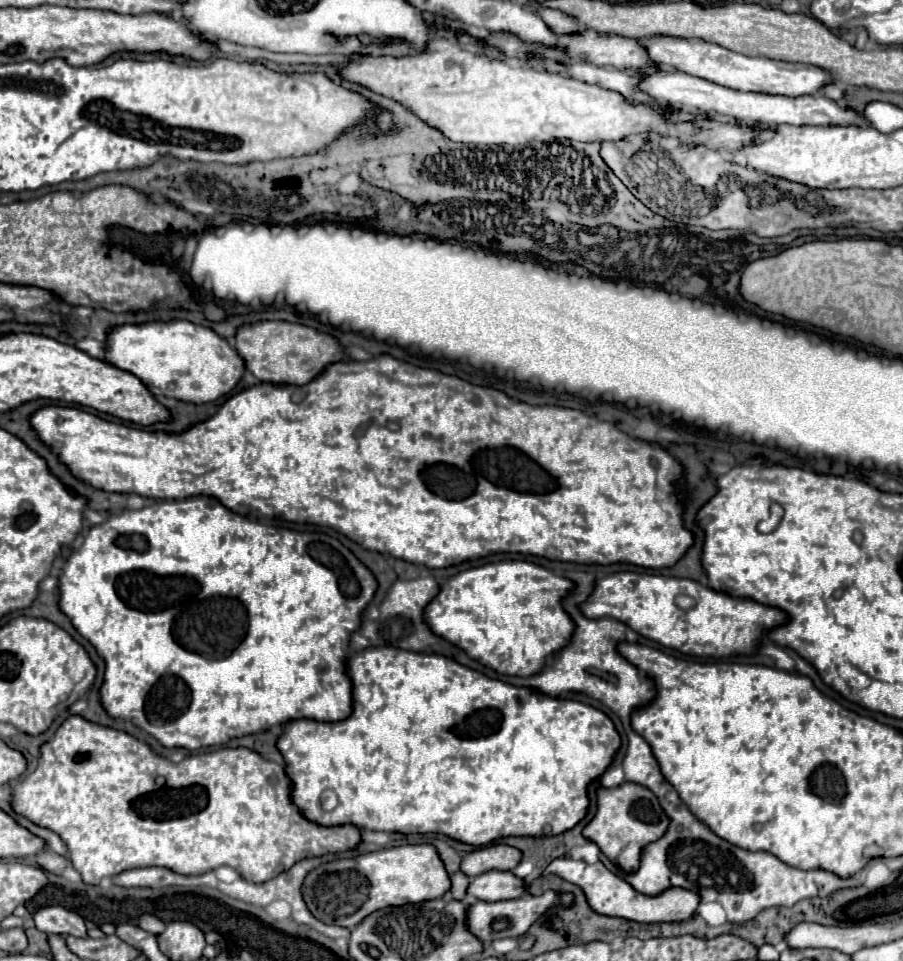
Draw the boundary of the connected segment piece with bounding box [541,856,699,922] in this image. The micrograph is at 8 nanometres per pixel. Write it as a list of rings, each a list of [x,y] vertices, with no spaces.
[[[563,856],[563,858],[555,858],[543,870],[541,876],[547,874],[555,874],[571,884],[577,884],[587,896],[587,904],[591,906],[591,910],[603,916],[617,916],[633,922],[681,922],[681,920],[689,920],[695,914],[695,908],[699,906],[699,896],[685,888],[667,888],[657,896],[635,892],[635,888],[631,888],[623,878],[611,874],[601,862],[589,864],[585,860],[573,860],[569,856]]]

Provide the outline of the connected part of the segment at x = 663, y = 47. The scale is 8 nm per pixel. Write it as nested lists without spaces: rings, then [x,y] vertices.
[[[657,34],[649,38],[639,38],[637,42],[645,48],[649,58],[657,64],[671,66],[691,76],[711,80],[715,84],[735,88],[741,92],[771,92],[771,94],[781,94],[781,96],[803,96],[803,94],[819,94],[827,82],[833,82],[833,78],[825,70],[809,66],[809,64],[749,58],[749,56],[731,52],[727,48],[721,48],[717,44],[711,44],[699,38],[675,38],[675,36]]]

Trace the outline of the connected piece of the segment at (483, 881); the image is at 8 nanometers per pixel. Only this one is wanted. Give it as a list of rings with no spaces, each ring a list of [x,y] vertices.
[[[489,870],[489,872],[483,872],[483,874],[475,876],[475,878],[471,878],[467,894],[477,898],[477,900],[497,902],[497,900],[511,900],[511,898],[523,896],[525,886],[511,872]]]

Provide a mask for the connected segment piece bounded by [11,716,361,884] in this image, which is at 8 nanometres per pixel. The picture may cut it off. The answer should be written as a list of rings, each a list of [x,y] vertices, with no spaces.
[[[69,716],[55,732],[53,736],[53,744],[47,742],[41,746],[39,750],[39,764],[37,768],[27,774],[23,780],[13,782],[11,786],[11,806],[17,814],[27,816],[33,824],[39,824],[43,828],[51,828],[53,832],[57,832],[61,836],[61,840],[67,844],[69,848],[69,860],[71,866],[83,876],[85,884],[99,884],[99,880],[107,878],[107,876],[115,876],[123,870],[131,870],[131,868],[145,868],[145,866],[163,866],[169,868],[177,874],[203,874],[209,870],[215,870],[219,866],[231,866],[235,868],[241,878],[249,880],[249,882],[267,882],[271,878],[275,878],[277,874],[289,870],[295,862],[303,860],[303,858],[311,858],[311,856],[323,856],[329,852],[345,852],[345,850],[353,850],[359,842],[359,830],[351,824],[345,826],[321,826],[315,822],[309,822],[307,818],[303,818],[299,814],[299,810],[295,808],[295,804],[291,802],[291,782],[285,774],[285,768],[281,764],[269,762],[265,758],[261,758],[257,752],[247,750],[247,748],[219,748],[213,752],[205,752],[205,754],[195,754],[195,756],[187,756],[181,762],[169,762],[157,754],[153,754],[149,750],[147,744],[135,740],[133,736],[113,730],[113,728],[105,728],[93,722],[87,722],[81,716]]]

